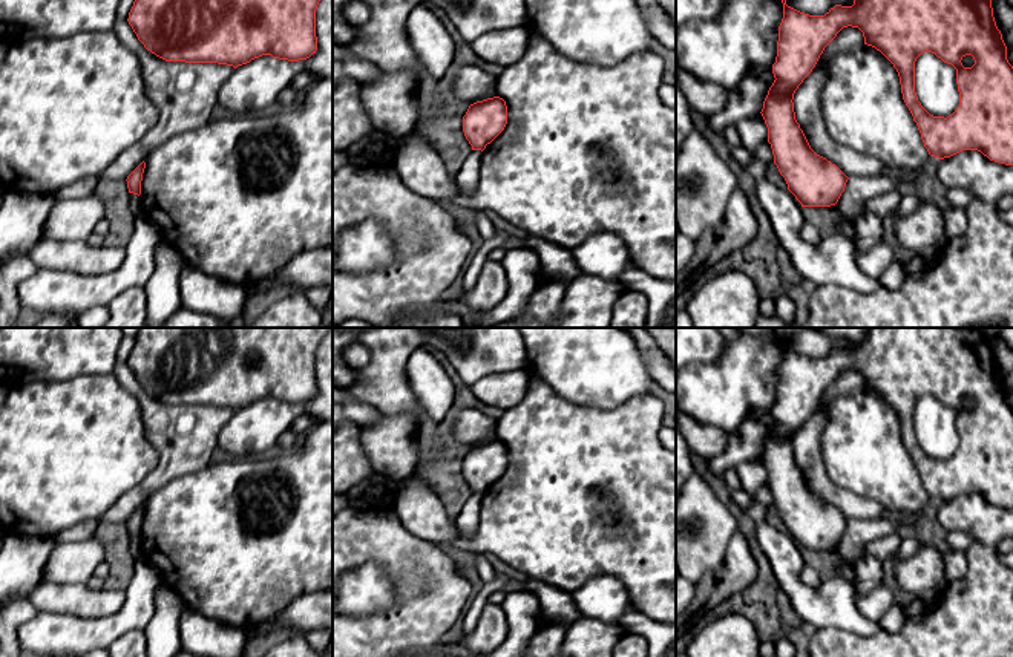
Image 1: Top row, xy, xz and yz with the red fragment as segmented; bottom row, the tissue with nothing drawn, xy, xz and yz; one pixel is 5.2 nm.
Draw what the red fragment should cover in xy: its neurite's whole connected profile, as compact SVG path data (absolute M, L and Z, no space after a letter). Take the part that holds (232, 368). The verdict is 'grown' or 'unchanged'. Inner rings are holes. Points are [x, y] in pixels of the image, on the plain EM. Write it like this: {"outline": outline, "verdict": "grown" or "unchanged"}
{"outline": "M139 328L129 368L166 404L247 407L262 398L299 404L317 394L316 352L333 328Z", "verdict": "unchanged"}

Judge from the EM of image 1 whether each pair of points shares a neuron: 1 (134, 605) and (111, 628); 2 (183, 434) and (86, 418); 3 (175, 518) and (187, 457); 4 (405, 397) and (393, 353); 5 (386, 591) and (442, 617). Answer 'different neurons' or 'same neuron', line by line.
1: same neuron
2: different neurons
3: different neurons
4: same neuron
5: different neurons

